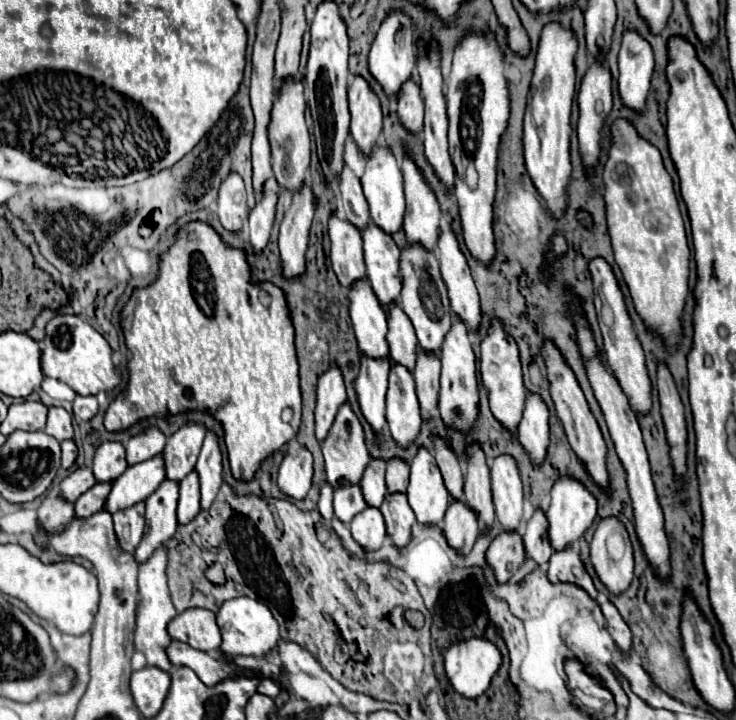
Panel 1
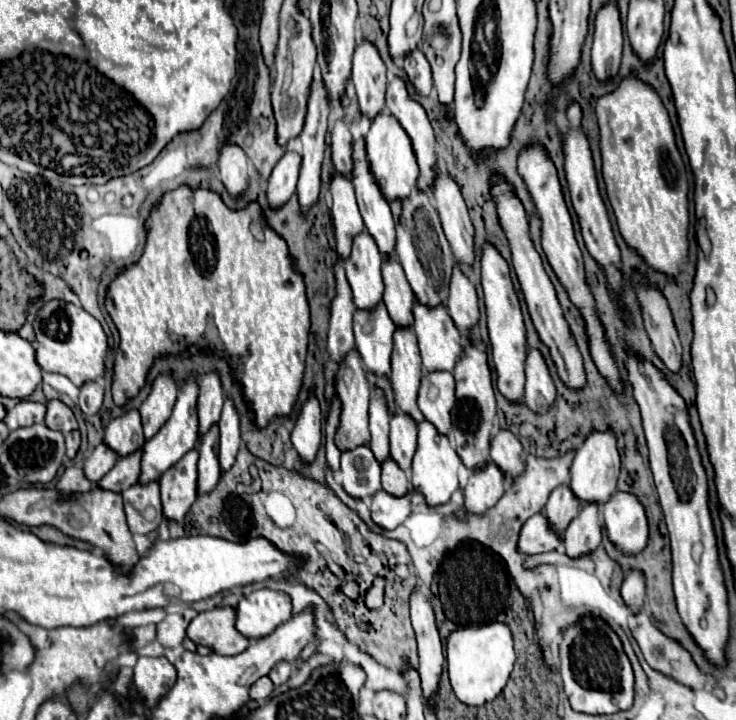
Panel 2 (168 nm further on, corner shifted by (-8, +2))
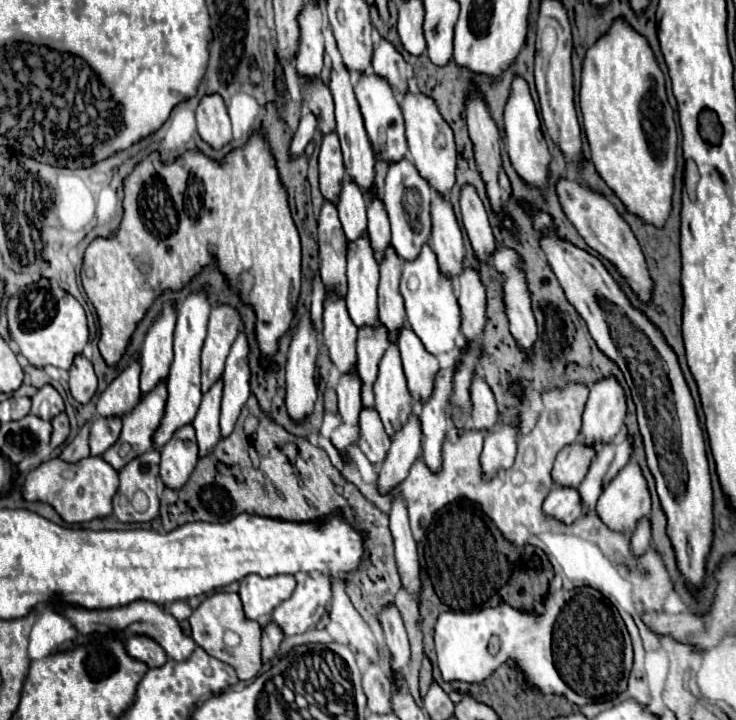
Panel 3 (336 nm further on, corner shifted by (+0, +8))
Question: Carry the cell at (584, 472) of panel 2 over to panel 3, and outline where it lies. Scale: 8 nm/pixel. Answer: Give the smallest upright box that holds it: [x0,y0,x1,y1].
[582,376,626,444]

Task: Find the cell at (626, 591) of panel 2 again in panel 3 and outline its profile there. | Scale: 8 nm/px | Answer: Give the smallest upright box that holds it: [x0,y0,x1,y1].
[630,518,652,556]

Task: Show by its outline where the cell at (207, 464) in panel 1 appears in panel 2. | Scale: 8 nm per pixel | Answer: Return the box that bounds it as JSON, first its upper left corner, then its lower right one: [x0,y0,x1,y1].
[218,400,240,472]

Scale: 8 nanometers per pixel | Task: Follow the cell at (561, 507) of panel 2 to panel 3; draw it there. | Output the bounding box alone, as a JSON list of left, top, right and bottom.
[552,440,596,488]

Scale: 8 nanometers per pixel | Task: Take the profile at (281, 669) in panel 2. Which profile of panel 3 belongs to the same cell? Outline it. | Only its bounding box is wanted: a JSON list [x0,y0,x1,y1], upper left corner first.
[262,622,284,662]

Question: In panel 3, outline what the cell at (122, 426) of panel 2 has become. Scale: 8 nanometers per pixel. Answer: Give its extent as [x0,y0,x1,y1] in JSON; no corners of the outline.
[96,354,140,416]

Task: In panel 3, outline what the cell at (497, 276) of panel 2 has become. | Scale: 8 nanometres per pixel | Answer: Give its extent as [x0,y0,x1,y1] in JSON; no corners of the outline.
[460,184,496,260]

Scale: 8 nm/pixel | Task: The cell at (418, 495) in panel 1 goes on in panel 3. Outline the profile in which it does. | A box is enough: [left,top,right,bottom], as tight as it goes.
[420,364,456,472]

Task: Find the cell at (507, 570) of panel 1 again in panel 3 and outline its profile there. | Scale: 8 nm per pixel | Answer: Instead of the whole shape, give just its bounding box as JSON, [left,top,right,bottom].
[544,486,584,524]

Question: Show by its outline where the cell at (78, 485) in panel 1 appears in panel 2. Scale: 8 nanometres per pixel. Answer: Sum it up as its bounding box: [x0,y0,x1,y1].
[84,444,118,482]

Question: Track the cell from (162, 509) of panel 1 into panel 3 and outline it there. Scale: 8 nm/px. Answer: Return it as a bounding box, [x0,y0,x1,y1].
[160,424,198,488]

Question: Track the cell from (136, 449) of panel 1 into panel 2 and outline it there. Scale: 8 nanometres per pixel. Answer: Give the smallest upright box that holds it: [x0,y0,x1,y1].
[140,376,176,440]

